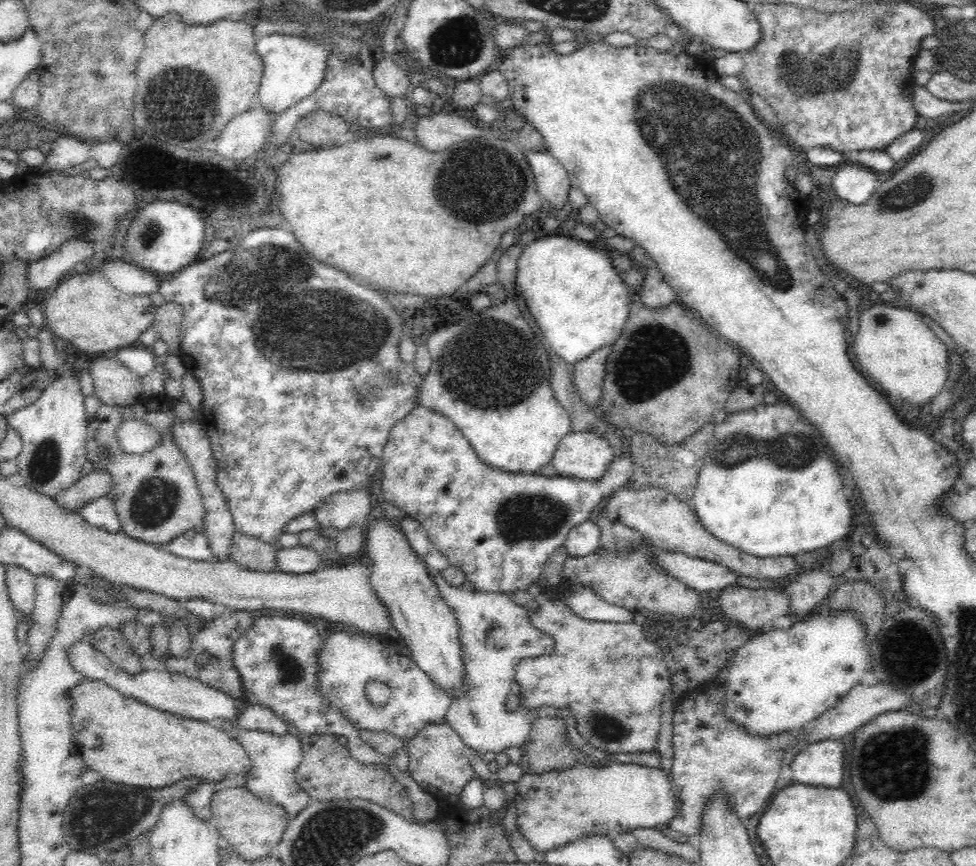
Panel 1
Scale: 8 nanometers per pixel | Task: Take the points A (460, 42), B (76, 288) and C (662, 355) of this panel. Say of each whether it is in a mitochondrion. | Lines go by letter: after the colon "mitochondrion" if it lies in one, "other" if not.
A: mitochondrion
B: other
C: mitochondrion

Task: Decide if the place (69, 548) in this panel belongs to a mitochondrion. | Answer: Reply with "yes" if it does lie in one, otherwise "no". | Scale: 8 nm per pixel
no

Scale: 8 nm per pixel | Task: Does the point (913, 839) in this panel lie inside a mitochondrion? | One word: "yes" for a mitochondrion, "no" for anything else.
no

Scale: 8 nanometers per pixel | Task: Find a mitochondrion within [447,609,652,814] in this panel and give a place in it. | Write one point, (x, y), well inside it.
(604, 726)

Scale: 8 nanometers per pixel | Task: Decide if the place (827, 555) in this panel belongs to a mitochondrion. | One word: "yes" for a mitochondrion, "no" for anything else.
no

